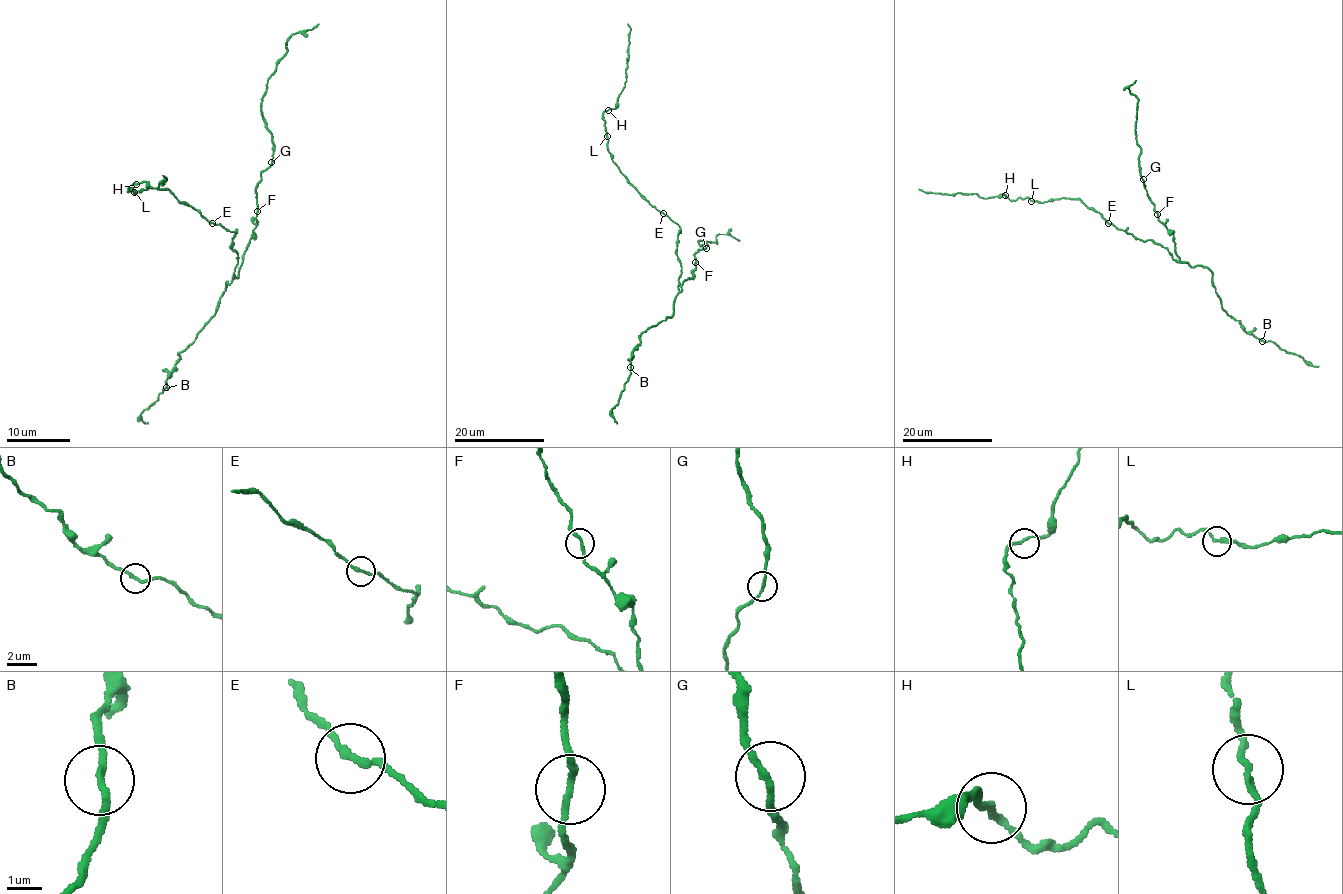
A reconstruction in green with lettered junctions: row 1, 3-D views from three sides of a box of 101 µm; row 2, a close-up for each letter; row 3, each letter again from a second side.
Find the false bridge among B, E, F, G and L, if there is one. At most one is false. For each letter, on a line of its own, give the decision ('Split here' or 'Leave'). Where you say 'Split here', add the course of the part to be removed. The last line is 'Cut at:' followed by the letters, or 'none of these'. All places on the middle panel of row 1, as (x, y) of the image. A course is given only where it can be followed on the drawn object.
B: Leave
E: Leave
F: Leave
G: Leave
L: Leave
Cut at: none of these

